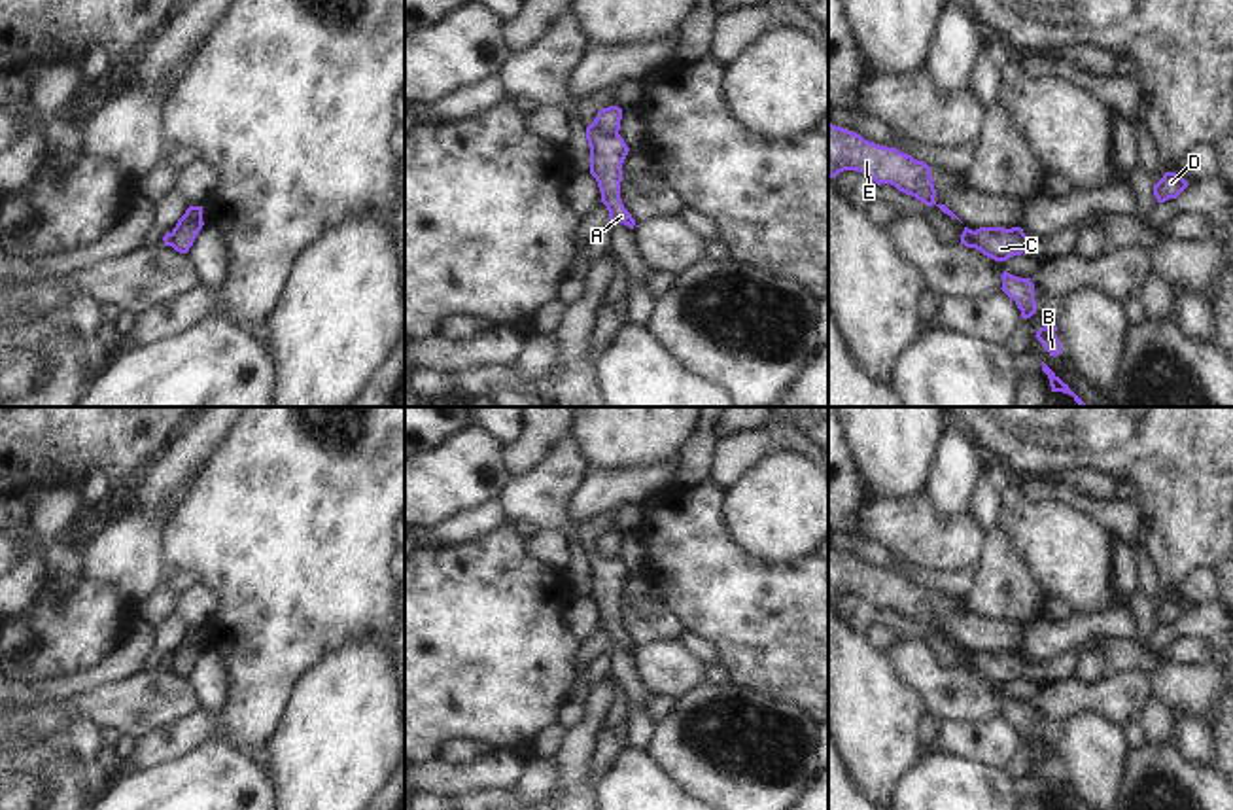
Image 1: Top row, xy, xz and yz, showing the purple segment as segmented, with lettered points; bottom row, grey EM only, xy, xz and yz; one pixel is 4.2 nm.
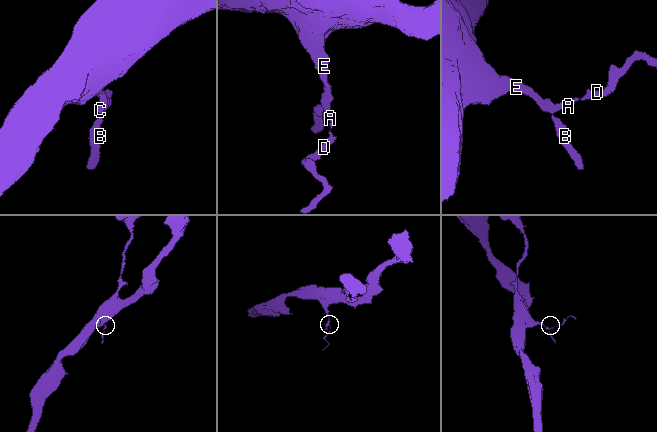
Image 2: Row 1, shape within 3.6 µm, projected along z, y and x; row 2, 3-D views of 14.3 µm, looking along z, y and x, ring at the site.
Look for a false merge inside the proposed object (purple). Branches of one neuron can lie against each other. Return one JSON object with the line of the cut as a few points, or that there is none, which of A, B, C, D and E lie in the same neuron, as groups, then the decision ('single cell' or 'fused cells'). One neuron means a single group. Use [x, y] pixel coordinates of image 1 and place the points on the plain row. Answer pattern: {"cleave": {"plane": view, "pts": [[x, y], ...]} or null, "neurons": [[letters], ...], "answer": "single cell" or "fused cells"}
{"cleave": {"plane": "xz", "pts": [[592, 547], [604, 557], [617, 557]]}, "neurons": [["A", "C", "D"], ["B", "E"]], "answer": "fused cells"}

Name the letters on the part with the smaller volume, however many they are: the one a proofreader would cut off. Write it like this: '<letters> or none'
A, C, D

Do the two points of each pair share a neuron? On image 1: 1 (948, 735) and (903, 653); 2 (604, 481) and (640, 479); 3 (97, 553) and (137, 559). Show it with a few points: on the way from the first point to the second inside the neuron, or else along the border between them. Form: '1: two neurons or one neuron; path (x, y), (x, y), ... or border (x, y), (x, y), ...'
1: two neurons; border (984, 718), (974, 721), (938, 721)
2: one neuron; path (613, 481), (630, 481)
3: one neuron; path (106, 557), (127, 557)

